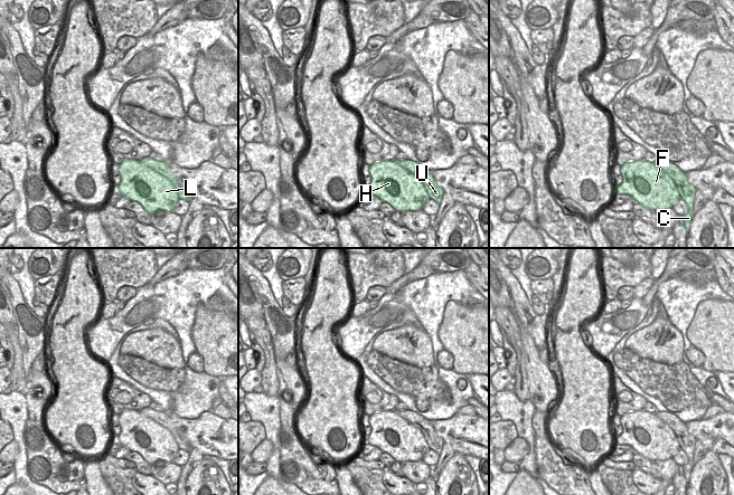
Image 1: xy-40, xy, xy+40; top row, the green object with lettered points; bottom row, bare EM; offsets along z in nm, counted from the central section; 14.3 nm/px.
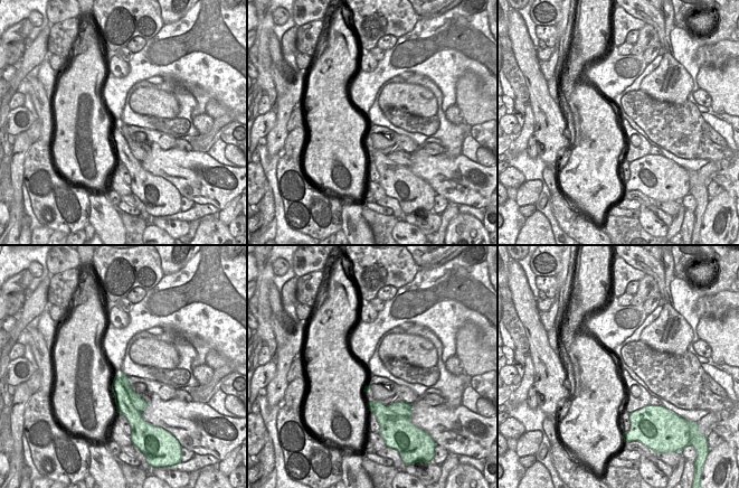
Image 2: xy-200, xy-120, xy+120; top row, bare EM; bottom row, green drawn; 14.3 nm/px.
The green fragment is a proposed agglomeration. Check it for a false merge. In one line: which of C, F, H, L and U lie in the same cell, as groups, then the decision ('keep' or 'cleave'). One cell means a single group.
groups C U / F H L; cleave

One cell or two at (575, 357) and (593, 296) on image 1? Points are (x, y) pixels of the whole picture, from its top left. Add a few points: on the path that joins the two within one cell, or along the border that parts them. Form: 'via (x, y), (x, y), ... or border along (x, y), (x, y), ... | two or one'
via (574, 342), (574, 315), (579, 311) | one

